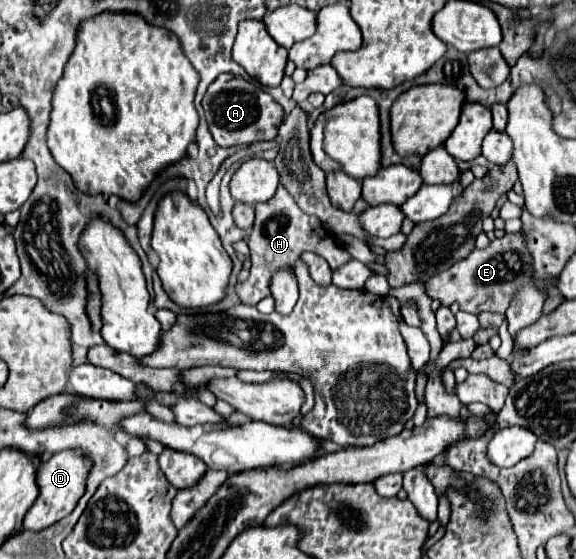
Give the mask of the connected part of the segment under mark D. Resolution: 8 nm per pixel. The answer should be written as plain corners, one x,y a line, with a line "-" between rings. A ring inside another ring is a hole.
60,451
60,453
52,455
48,461
40,463
38,473
36,473
36,483
38,483
40,495
24,517
24,529
40,531
40,529
46,529
46,527
58,523
68,513
72,513
78,499
84,495
84,481
86,481
88,471
90,471
90,459
82,451

